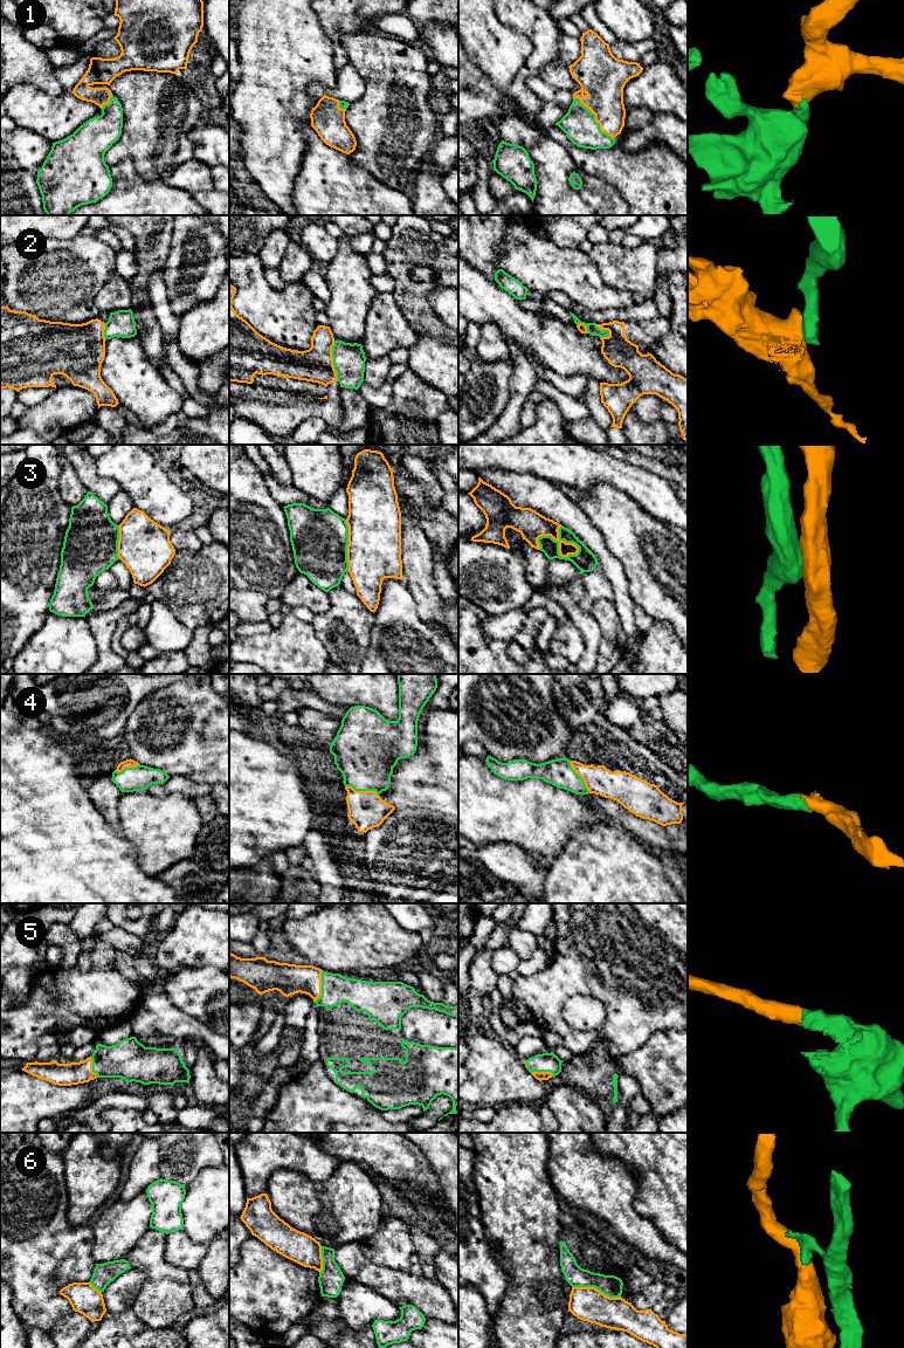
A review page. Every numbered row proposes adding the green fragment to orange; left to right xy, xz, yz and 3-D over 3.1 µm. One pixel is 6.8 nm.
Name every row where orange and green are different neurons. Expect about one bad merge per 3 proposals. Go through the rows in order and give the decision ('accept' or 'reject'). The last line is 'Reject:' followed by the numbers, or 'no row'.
1: accept
2: reject
3: reject
4: accept
5: accept
6: reject
Reject: 2, 3, 6

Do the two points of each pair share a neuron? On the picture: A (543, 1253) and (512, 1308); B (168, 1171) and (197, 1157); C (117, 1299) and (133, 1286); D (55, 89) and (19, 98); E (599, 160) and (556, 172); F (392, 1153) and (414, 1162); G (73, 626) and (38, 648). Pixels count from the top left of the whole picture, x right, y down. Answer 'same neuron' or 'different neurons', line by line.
A: same neuron
B: same neuron
C: same neuron
D: different neurons
E: different neurons
F: same neuron
G: same neuron

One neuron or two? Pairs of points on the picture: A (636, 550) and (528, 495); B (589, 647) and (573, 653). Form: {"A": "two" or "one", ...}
{"A": "two", "B": "two"}

